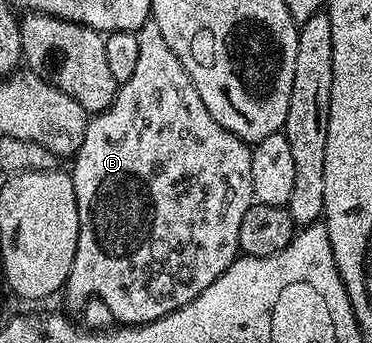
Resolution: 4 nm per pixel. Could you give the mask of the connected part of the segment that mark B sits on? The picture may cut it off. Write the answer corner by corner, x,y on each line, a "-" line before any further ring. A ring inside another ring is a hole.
152,19
145,21
142,28
137,30
137,34
140,43
140,59
136,62
136,71
132,73
132,79
119,84
114,103
105,113
93,114
87,120
84,143
80,145
78,152
72,158
72,164
74,164
72,176
78,204
78,242
72,271
64,286
68,304
81,307
85,305
89,297
99,297
108,303
115,322
126,327
146,325
149,321
160,319
192,303
196,295
212,287
212,283
220,279
220,275
224,275
226,268
239,256
240,222
250,206
255,204
251,146
241,141
236,135
232,135
232,131
220,127
220,123
216,123
216,119
208,115
208,107
204,107
204,99
200,99
200,91
196,91
188,71
184,71
180,59
176,59
176,51
168,47
164,34
160,32
160,27
156,27

